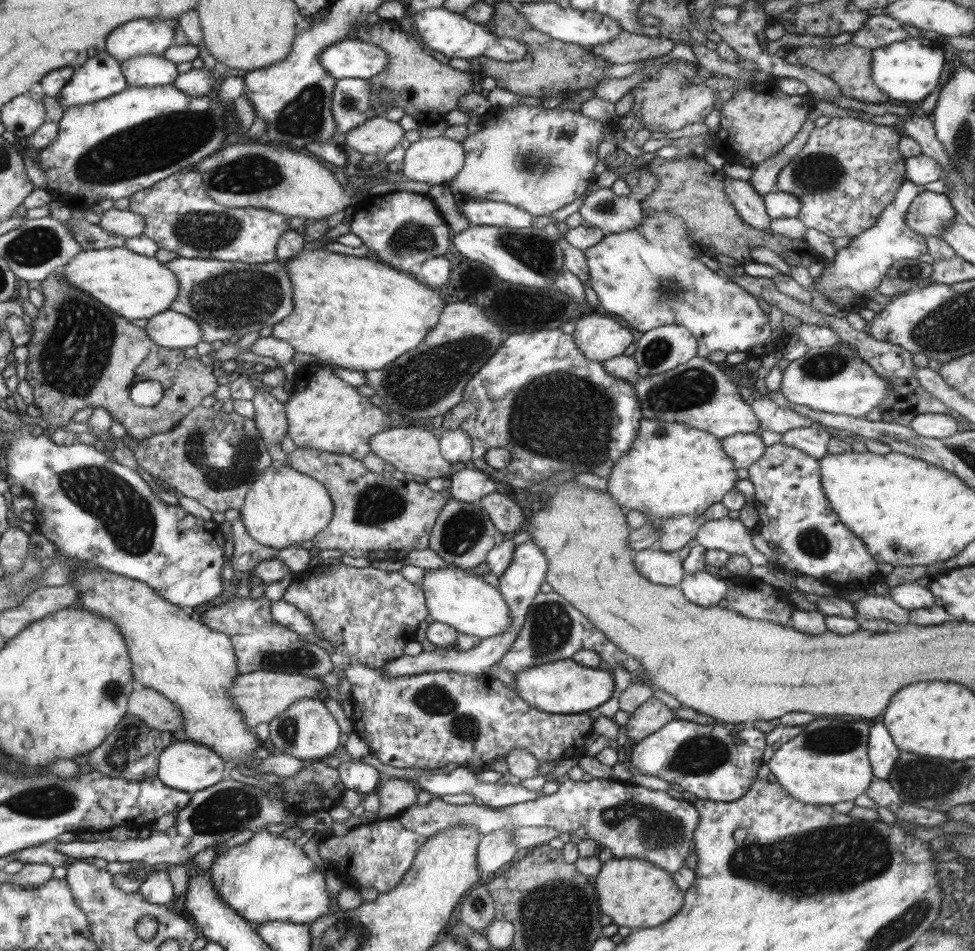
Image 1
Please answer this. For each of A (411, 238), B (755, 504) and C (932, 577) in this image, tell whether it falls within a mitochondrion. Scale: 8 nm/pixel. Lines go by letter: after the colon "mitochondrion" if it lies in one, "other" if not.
A: mitochondrion
B: other
C: other

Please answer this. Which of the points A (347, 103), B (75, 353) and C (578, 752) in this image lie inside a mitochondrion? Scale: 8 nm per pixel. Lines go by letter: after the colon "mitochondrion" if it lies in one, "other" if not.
A: mitochondrion
B: mitochondrion
C: other

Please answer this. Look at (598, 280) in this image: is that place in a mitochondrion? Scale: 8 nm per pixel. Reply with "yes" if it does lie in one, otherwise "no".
no

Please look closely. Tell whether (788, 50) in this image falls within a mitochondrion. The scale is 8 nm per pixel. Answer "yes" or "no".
no

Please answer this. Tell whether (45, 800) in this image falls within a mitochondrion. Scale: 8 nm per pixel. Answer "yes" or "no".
yes

